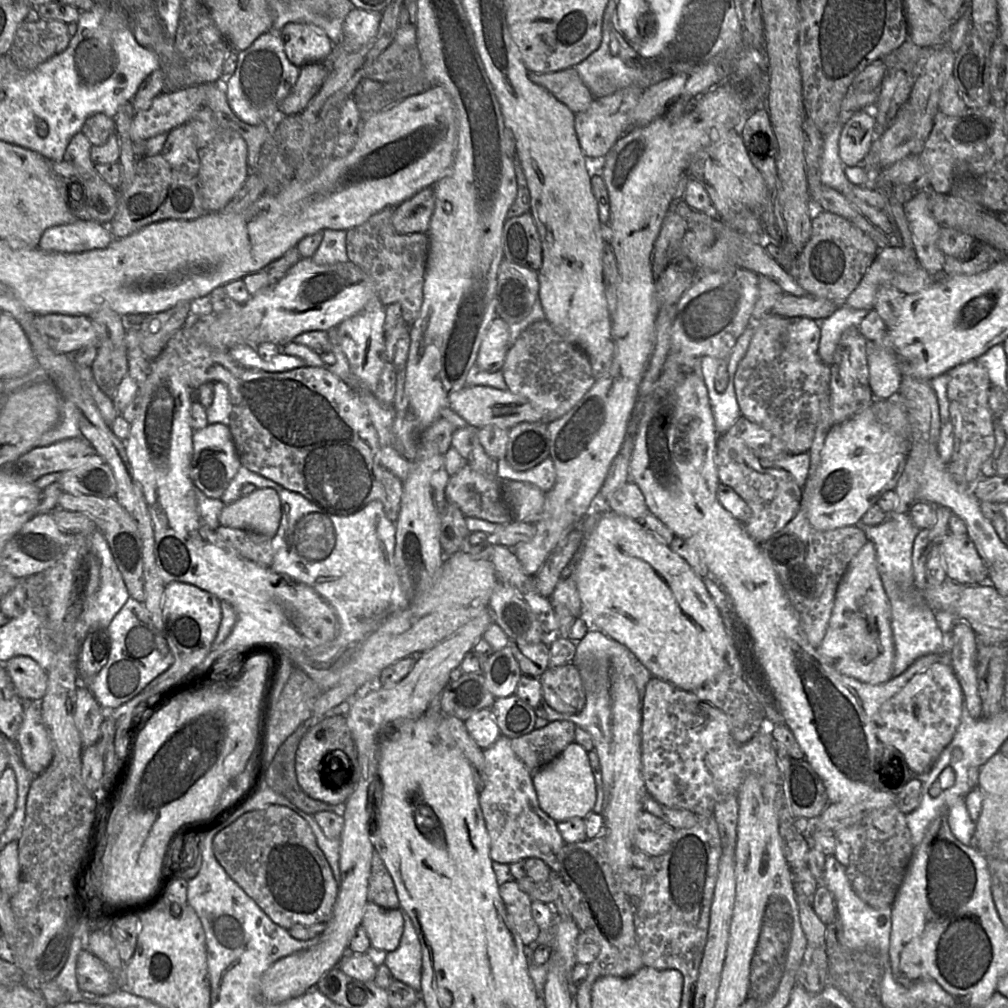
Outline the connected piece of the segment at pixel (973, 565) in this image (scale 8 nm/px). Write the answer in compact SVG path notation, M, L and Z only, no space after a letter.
M947 534L939 543L946 576L961 584L977 585L989 582L988 569L979 555L975 544L966 535Z

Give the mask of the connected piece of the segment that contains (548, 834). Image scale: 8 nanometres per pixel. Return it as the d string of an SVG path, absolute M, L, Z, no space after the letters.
M501 735L493 745L483 750L483 756L485 782L479 792L479 803L490 838L491 860L510 865L528 858L539 858L551 871L561 875L558 854L565 842L558 832L556 822L540 808L533 785L533 775L514 753L511 739Z

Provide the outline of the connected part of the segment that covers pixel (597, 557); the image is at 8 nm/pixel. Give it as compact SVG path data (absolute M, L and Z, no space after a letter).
M612 510L602 514L592 531L584 537L581 554L575 568L575 579L581 600L582 616L589 622L590 629L596 629L626 646L654 677L664 680L676 688L694 691L726 668L729 637L721 613L706 590L702 578L696 574L685 560L672 552L668 545L660 542L650 532L643 529L637 521L621 516Z

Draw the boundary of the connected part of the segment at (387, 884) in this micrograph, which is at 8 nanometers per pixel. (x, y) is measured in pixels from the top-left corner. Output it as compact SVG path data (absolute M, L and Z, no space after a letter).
M376 851L374 852L371 860L368 903L372 903L386 909L400 909L400 902L394 882Z

